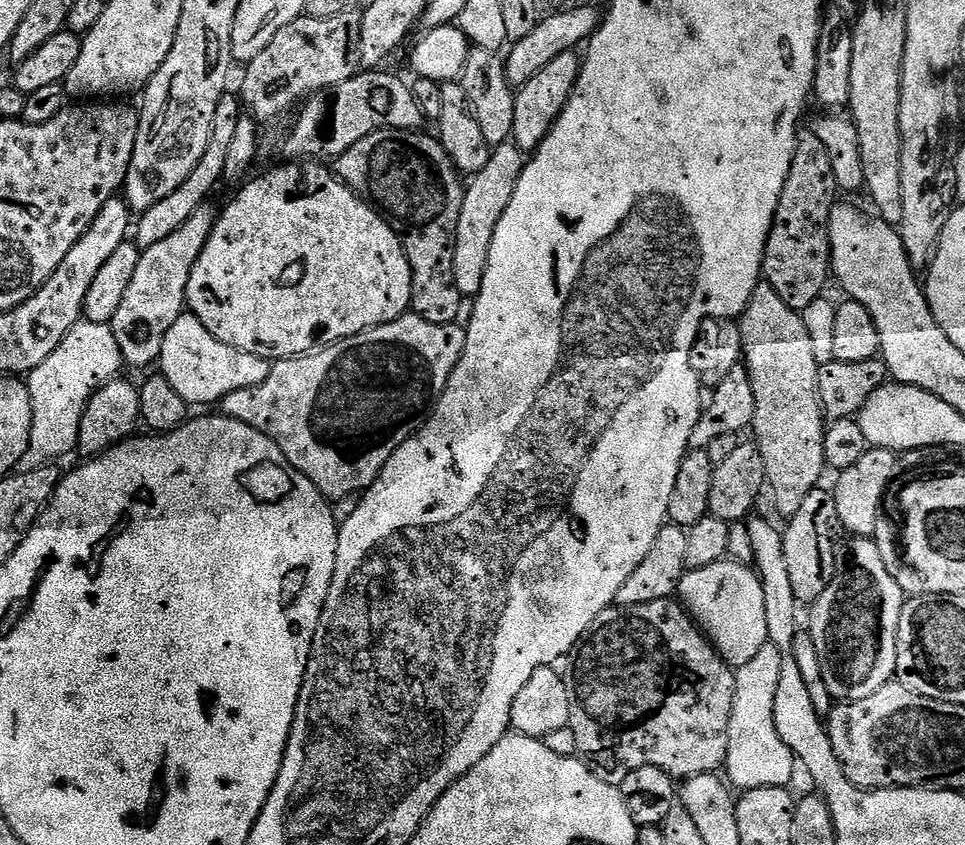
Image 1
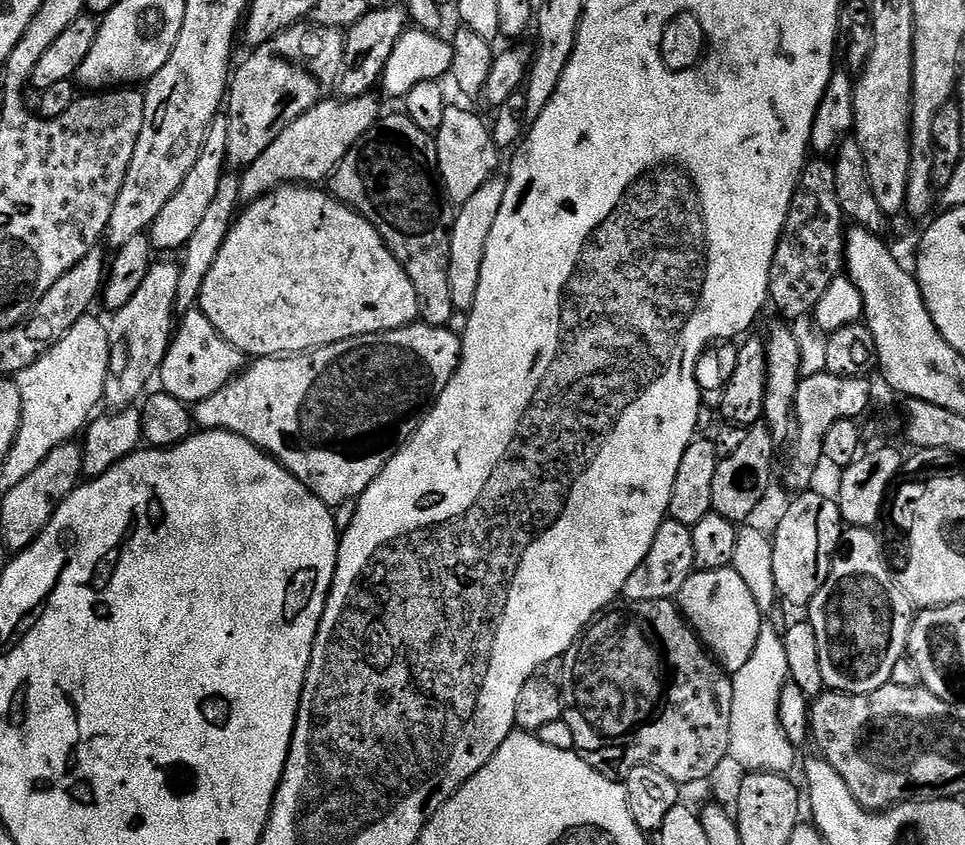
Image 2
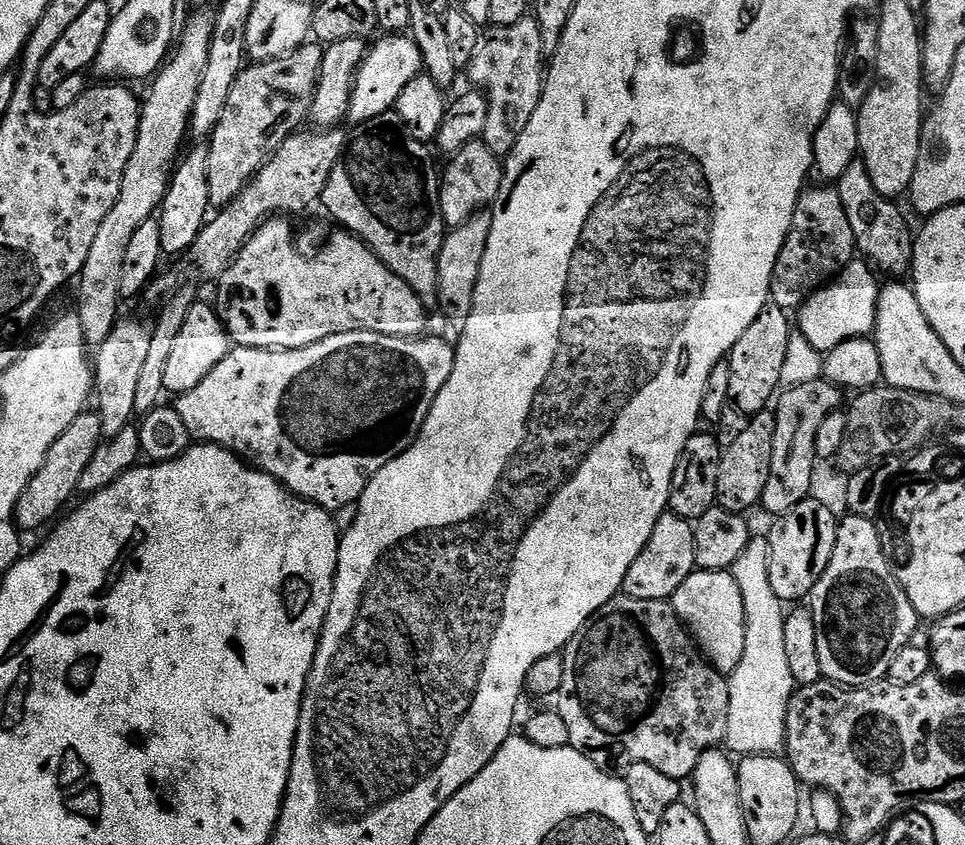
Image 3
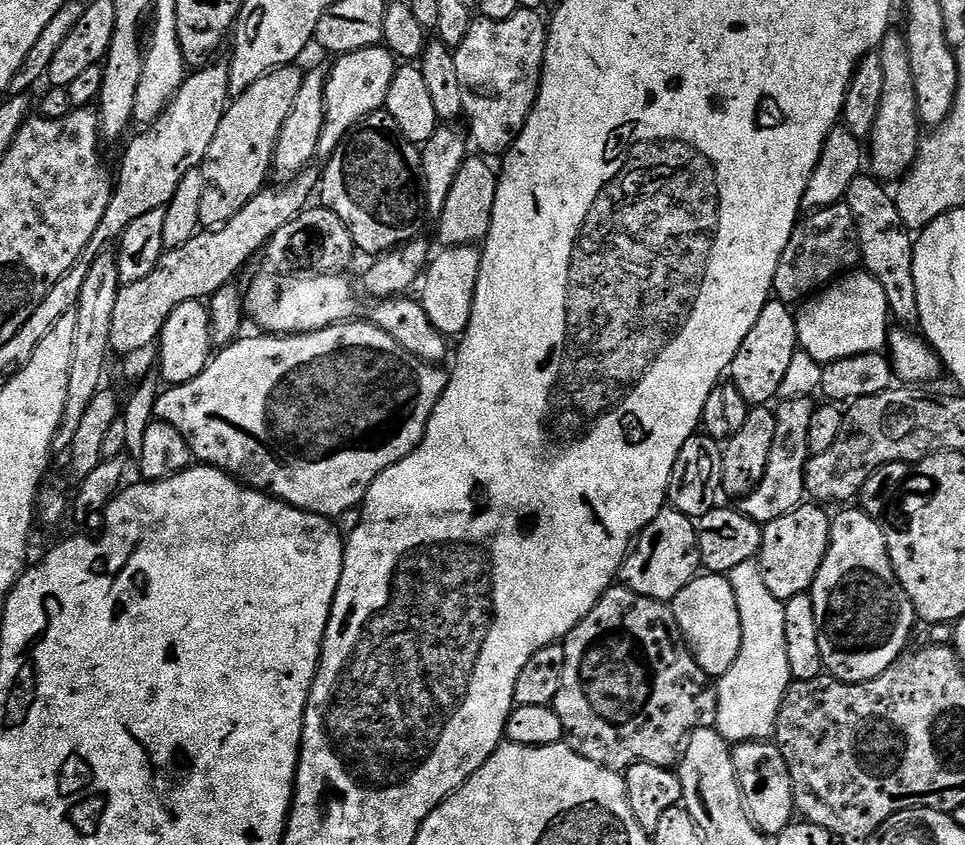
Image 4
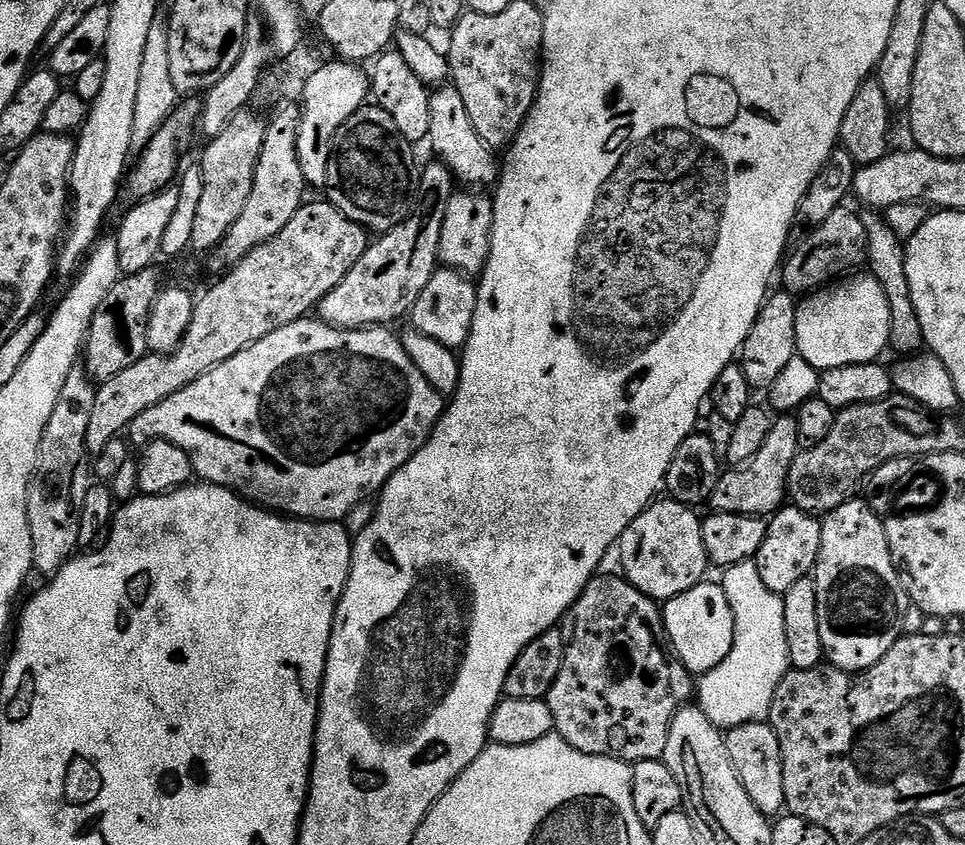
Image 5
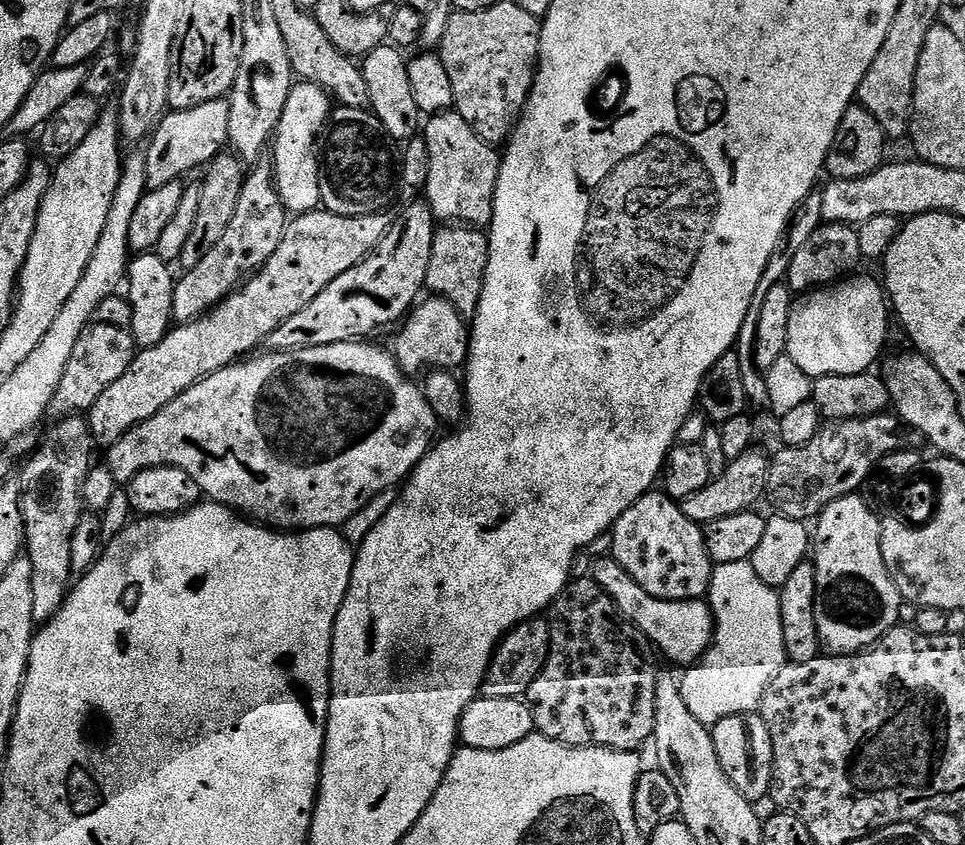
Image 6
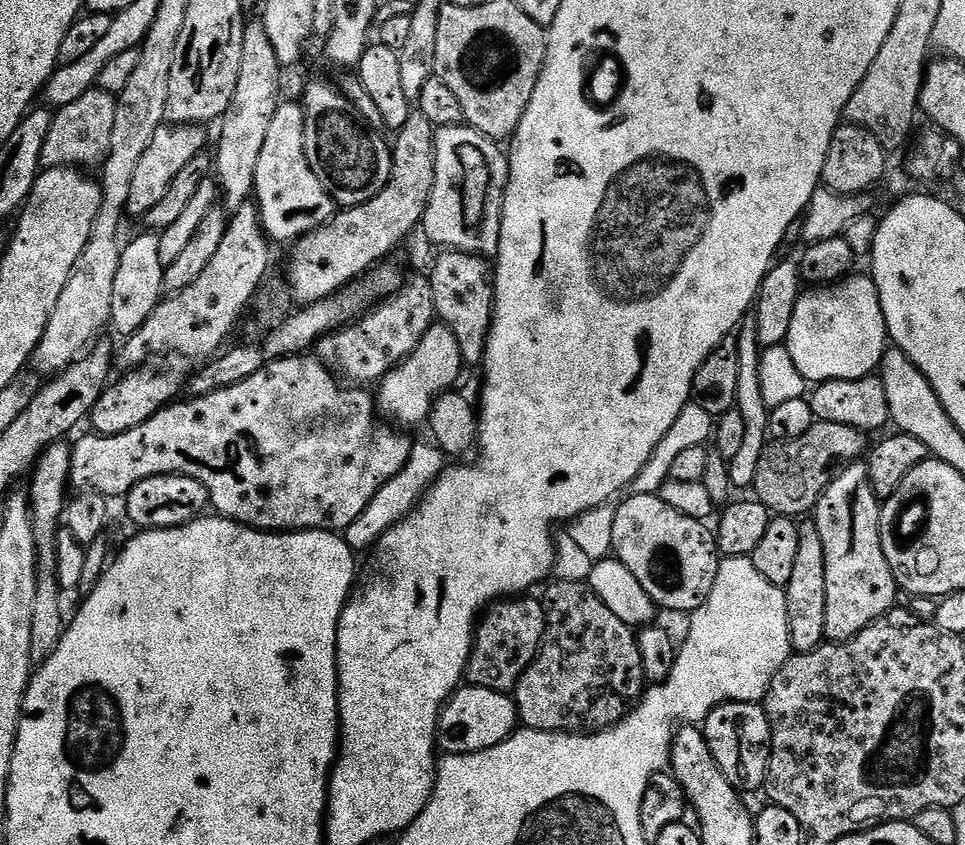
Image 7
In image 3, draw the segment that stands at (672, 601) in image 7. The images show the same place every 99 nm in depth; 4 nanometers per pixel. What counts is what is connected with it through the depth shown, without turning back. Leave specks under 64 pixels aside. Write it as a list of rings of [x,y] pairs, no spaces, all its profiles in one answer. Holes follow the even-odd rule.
[[[669,510],[662,518],[658,518],[658,526],[654,526],[654,534],[650,534],[650,542],[646,542],[646,550],[642,550],[642,554],[638,554],[638,558],[634,558],[634,566],[630,566],[630,570],[626,574],[622,592],[623,595],[630,598],[671,601],[678,586],[682,586],[682,582],[686,582],[686,578],[690,578],[690,574],[694,571],[697,571],[694,527],[689,521],[683,520],[681,516],[676,516]]]

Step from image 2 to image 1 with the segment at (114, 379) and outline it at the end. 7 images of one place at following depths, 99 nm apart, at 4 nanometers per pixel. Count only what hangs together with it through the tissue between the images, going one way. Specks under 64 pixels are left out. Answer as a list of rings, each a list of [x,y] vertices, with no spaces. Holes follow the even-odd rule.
[[[210,202],[196,209],[178,230],[162,239],[157,245],[143,249],[138,267],[134,270],[133,281],[126,290],[111,326],[125,363],[131,367],[144,368],[159,359],[162,342],[170,327],[186,308],[186,286],[189,284],[190,270],[201,256],[209,240],[218,215]]]

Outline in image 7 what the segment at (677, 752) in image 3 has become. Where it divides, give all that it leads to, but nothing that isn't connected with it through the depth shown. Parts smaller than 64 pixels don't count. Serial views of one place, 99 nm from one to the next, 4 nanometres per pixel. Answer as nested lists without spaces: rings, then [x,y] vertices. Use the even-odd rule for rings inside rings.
[[[557,579],[555,583],[549,583],[543,589],[544,640],[540,643],[540,652],[532,660],[532,665],[516,683],[516,715],[525,729],[534,732],[605,732],[624,719],[646,691],[637,633],[606,607],[606,602],[602,602],[602,598],[598,598],[598,594],[594,594],[585,581]]]

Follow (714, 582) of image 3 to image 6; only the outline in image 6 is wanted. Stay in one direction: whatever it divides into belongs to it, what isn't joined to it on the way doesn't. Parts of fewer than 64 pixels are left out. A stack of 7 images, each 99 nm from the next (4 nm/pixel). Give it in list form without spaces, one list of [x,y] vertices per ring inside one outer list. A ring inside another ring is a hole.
[[[601,559],[600,565],[595,565],[594,579],[598,586],[602,586],[613,602],[618,606],[620,613],[627,620],[632,621],[637,628],[642,629],[644,635],[652,641],[661,653],[665,652],[676,664],[691,666],[708,653],[716,634],[716,617],[712,615],[712,605],[699,600],[663,600],[654,598],[626,574],[626,570],[617,560]]]

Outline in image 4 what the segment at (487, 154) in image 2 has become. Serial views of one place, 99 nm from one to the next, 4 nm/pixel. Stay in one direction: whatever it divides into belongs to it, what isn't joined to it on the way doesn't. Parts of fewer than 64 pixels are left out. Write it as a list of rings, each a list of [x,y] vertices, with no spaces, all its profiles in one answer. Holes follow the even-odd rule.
[[[480,154],[469,155],[462,162],[462,170],[458,170],[458,178],[454,178],[454,186],[450,186],[450,194],[446,194],[446,202],[438,214],[440,225],[436,232],[443,247],[466,248],[487,241],[494,214],[494,198],[500,185],[497,169],[492,169],[487,163],[491,164]]]

